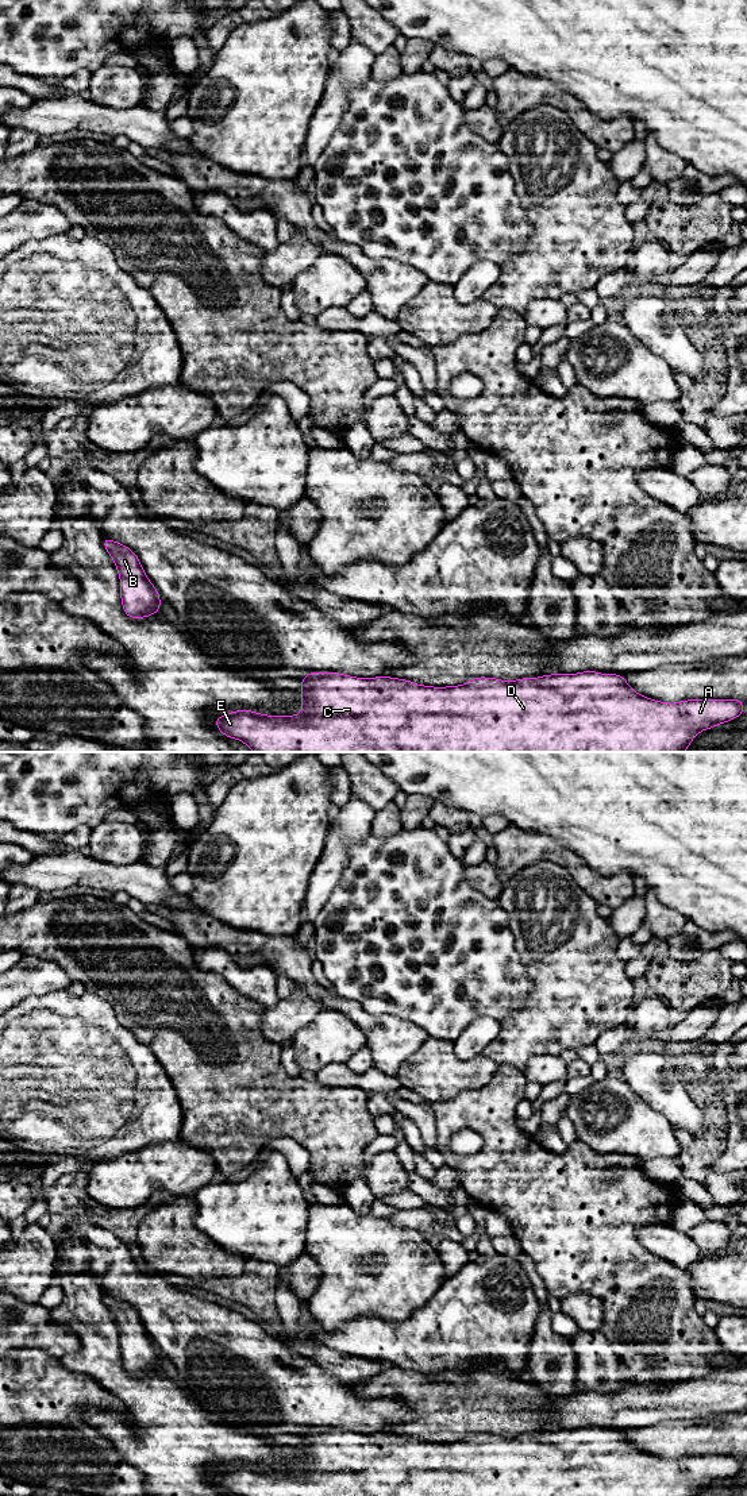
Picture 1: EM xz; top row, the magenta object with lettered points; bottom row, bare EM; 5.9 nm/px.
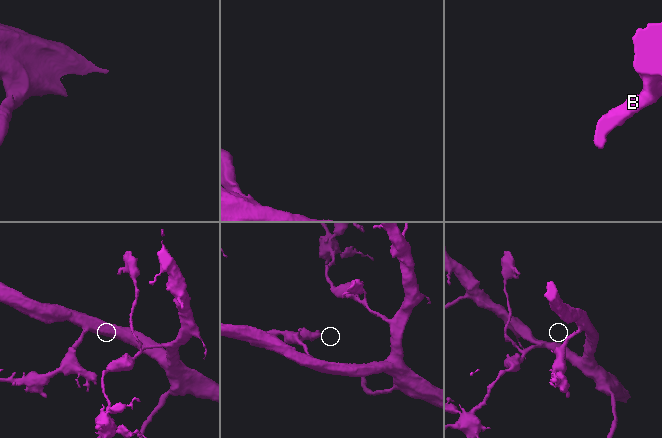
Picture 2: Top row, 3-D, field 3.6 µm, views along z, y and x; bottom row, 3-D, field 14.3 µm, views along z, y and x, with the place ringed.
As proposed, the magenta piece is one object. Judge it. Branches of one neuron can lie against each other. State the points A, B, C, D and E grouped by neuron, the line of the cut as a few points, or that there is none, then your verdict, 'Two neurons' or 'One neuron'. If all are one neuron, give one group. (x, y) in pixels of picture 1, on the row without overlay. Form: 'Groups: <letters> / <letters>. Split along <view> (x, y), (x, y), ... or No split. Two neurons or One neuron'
Groups: A B C D E. No split. One neuron

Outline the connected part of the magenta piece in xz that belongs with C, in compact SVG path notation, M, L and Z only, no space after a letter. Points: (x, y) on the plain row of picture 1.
M593 1426L578 1430L548 1430L511 1438L497 1434L477 1433L467 1435L466 1441L444 1443L416 1441L408 1435L384 1431L376 1434L357 1434L340 1428L317 1427L311 1427L299 1437L303 1439L299 1447L301 1450L300 1461L304 1464L303 1469L296 1472L267 1472L250 1465L240 1465L213 1474L213 1480L222 1491L236 1496L693 1496L701 1487L712 1485L744 1470L744 1458L740 1455L685 1455L675 1460L661 1458L636 1449L623 1434L623 1430L598 1430Z

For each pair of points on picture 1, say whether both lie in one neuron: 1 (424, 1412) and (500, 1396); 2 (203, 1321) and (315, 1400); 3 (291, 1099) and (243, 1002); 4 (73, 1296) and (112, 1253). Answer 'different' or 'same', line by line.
1: same
2: same
3: same
4: different

